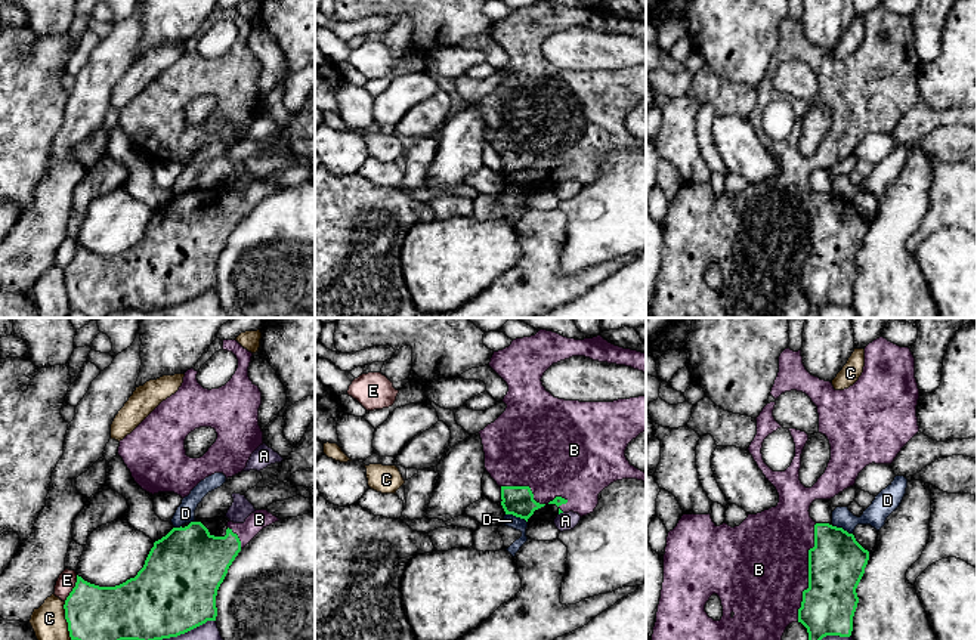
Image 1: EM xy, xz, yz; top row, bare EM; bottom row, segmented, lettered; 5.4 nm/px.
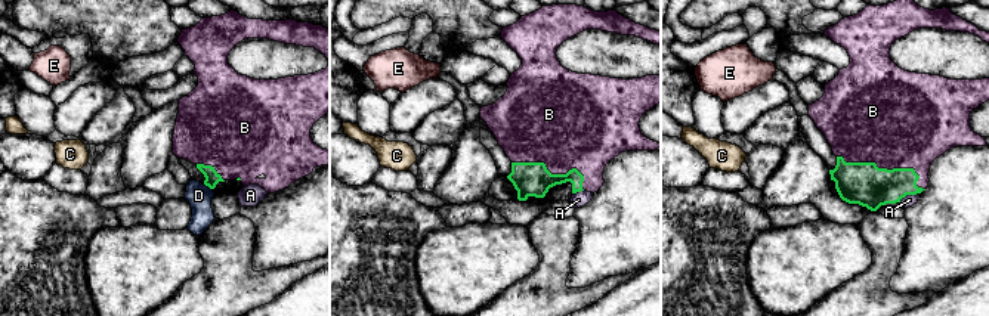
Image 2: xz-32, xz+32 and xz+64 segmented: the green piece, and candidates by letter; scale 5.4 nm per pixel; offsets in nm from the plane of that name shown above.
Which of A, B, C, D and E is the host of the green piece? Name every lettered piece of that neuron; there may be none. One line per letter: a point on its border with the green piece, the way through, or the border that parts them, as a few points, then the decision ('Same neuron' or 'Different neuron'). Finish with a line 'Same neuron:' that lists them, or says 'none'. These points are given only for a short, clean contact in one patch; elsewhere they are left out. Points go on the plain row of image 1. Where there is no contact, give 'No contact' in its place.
A: Touches green at xy (160, 308). Different neuron
B: Touches green at yz (809, 241). Same neuron
C: Touches green at xy (67, 290). Boundary: xy (64, 271), (64, 287), (71, 308). Different neuron
D: Touches green at xz (516, 185). Boundary: xz (506, 182), (519, 185), (526, 191). Different neuron
E: Touches green at xy (73, 257). Boundary: xy (77, 244), (76, 254), (64, 269). Different neuron
Same neuron: B

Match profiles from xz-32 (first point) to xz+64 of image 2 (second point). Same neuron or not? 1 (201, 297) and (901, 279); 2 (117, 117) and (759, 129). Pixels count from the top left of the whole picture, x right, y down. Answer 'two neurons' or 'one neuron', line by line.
1: two neurons
2: one neuron

